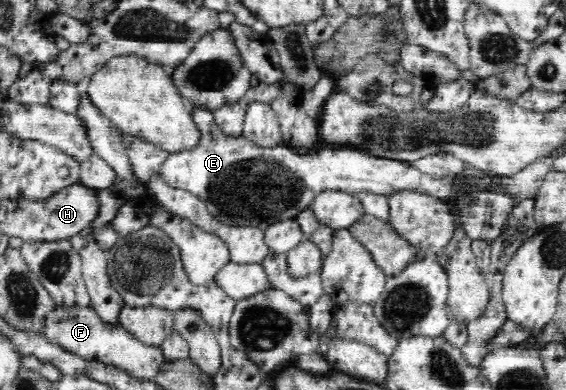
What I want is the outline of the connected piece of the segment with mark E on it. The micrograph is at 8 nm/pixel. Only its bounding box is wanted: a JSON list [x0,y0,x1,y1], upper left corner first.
[160,109,451,231]

